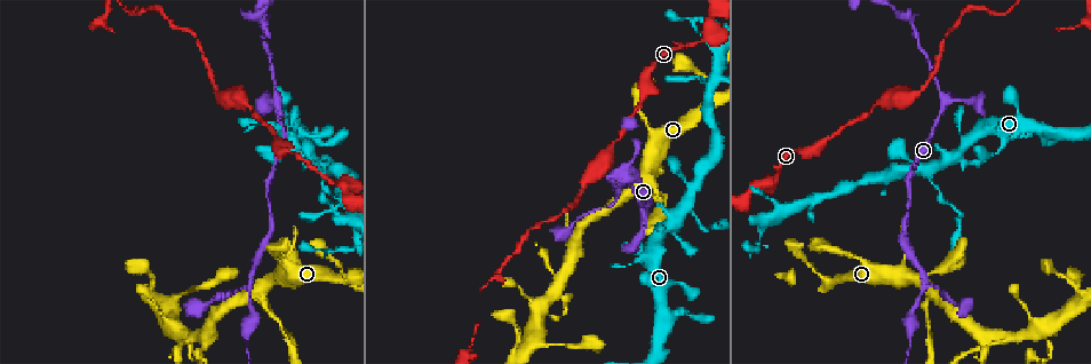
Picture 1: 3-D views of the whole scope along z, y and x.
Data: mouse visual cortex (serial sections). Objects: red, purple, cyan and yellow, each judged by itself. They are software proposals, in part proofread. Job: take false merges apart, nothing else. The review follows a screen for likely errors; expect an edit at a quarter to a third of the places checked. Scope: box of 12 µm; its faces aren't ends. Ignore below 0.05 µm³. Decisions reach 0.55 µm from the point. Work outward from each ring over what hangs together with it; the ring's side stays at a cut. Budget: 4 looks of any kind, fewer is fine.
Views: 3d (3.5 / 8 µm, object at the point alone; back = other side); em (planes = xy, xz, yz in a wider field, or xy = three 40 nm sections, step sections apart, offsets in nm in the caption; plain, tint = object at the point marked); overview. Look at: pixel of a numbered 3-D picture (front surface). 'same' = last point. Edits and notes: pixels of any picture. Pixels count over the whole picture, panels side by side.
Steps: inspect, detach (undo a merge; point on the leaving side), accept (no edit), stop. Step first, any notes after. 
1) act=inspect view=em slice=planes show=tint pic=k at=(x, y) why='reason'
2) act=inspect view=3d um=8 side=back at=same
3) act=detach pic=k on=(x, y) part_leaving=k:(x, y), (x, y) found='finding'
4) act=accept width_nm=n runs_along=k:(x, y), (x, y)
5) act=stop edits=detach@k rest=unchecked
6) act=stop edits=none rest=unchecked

act=inspect view=3d um=3.5 pic=1 at=(1036, 327) why='thin arm on a thick one'

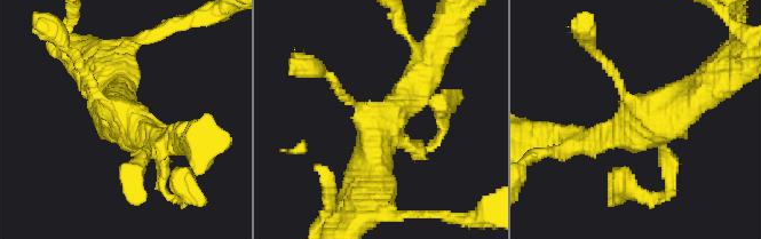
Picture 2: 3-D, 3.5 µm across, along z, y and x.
act=inspect view=em slice=planes show=tint pic=2 at=(131, 123) why='now the EM'

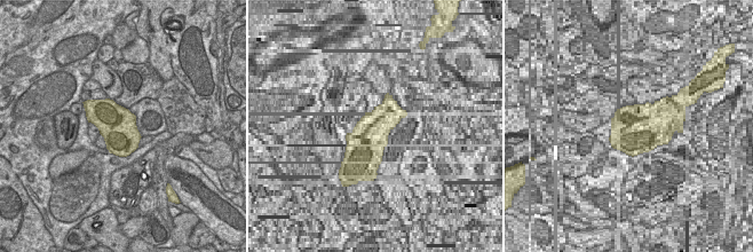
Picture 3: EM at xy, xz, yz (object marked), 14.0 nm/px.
act=accept arms=4 runs_along=2:(428, 65), (375, 135), (365, 182) found='continuous, no second cell'

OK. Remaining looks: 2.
act=inspect view=3d um=3.5 pic=1 at=(710, 33) why='a narrow waist'

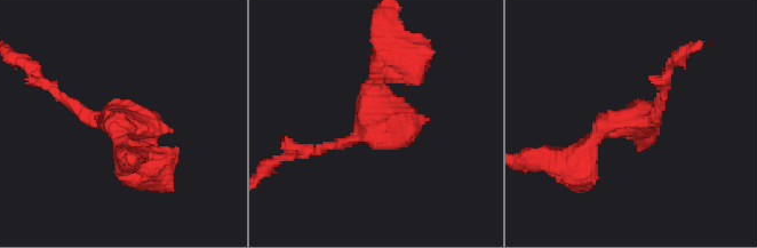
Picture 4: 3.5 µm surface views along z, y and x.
act=inspect view=em slice=xy step=1 show=tint pic=4 at=(632, 120)

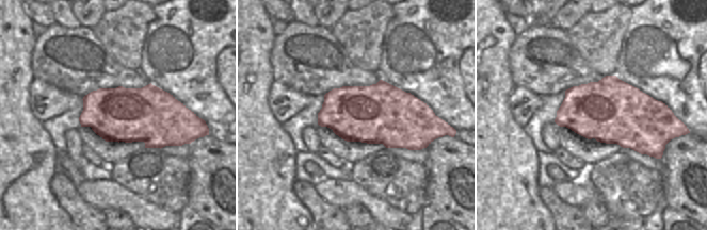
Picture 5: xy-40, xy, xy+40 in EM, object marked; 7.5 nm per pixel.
act=accept runs_along=4:(317, 151), (369, 125), (390, 64) found='one cell here'

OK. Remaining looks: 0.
act=stop edits=none rest=unchecked

